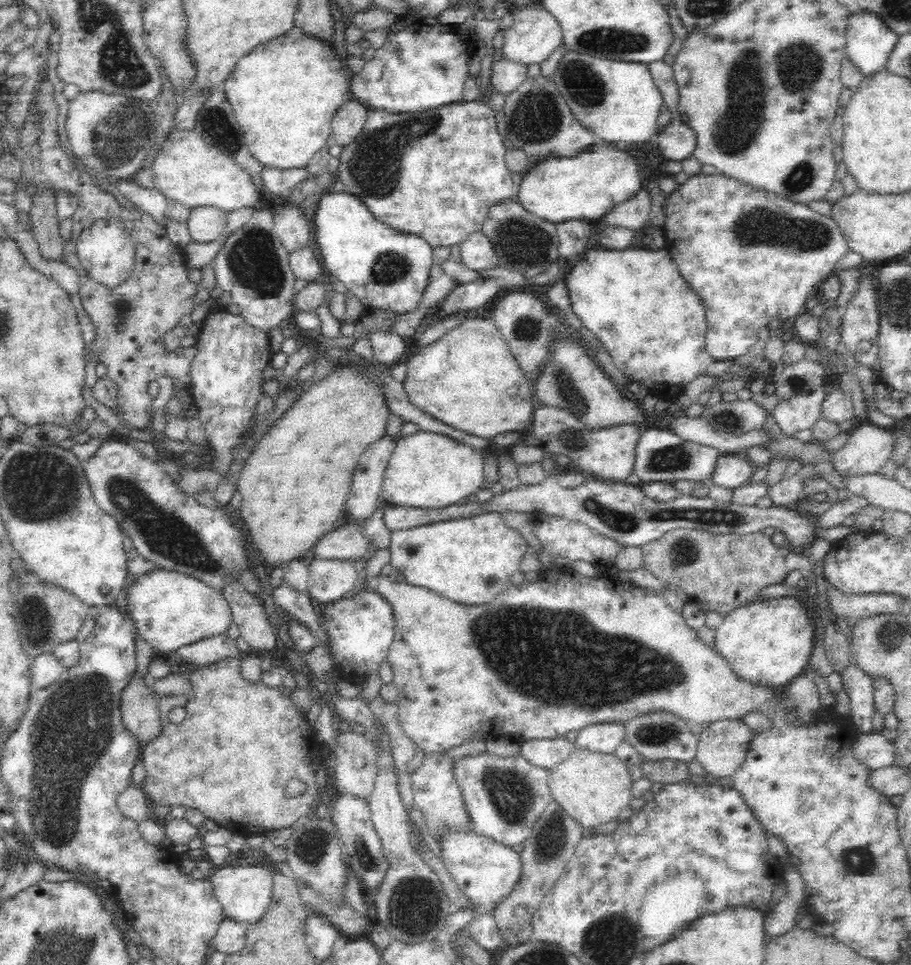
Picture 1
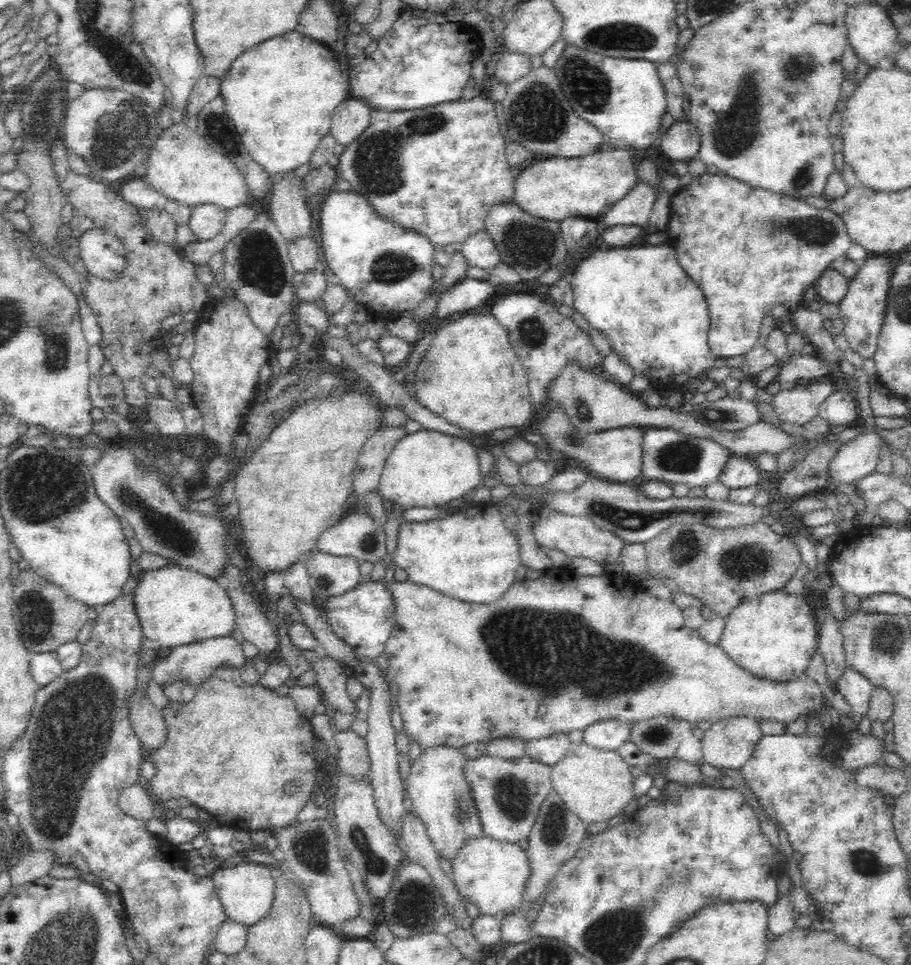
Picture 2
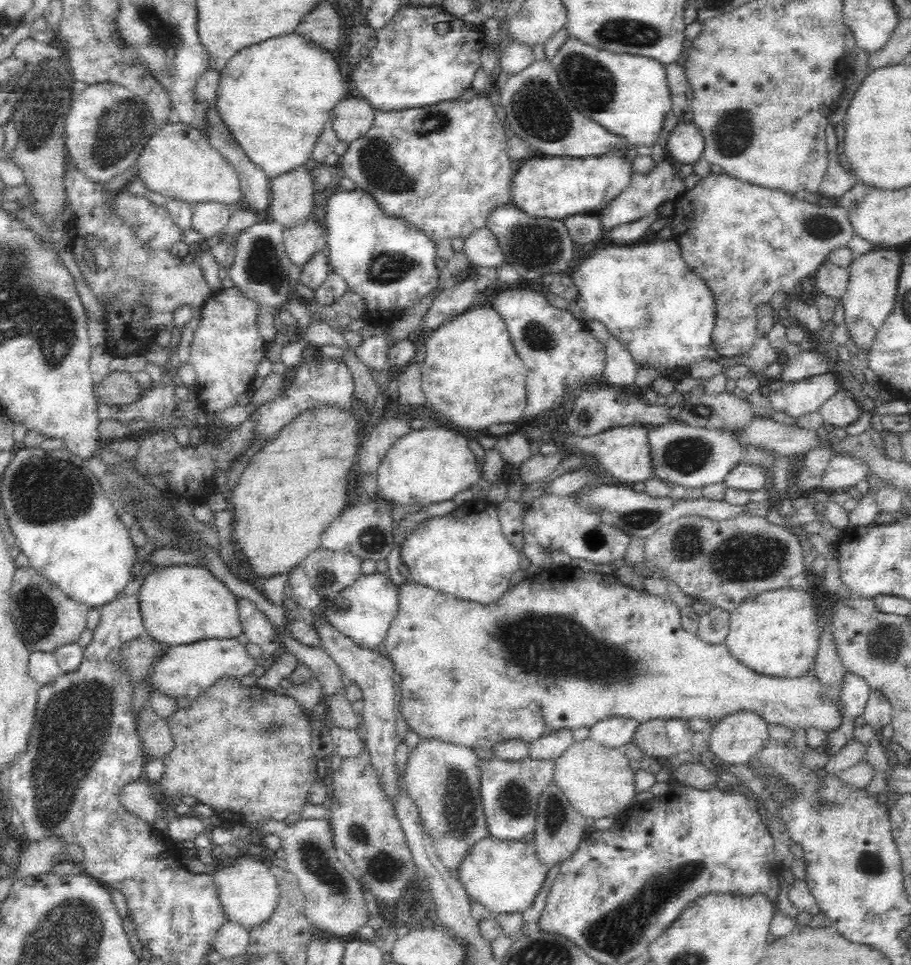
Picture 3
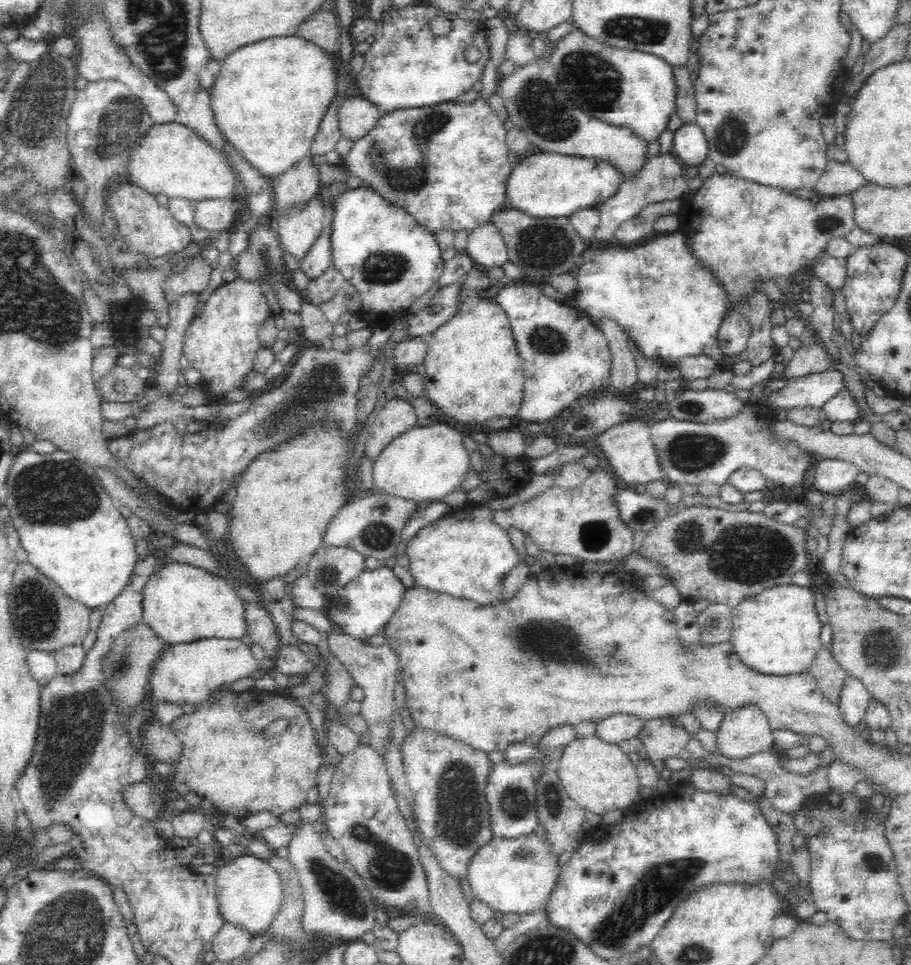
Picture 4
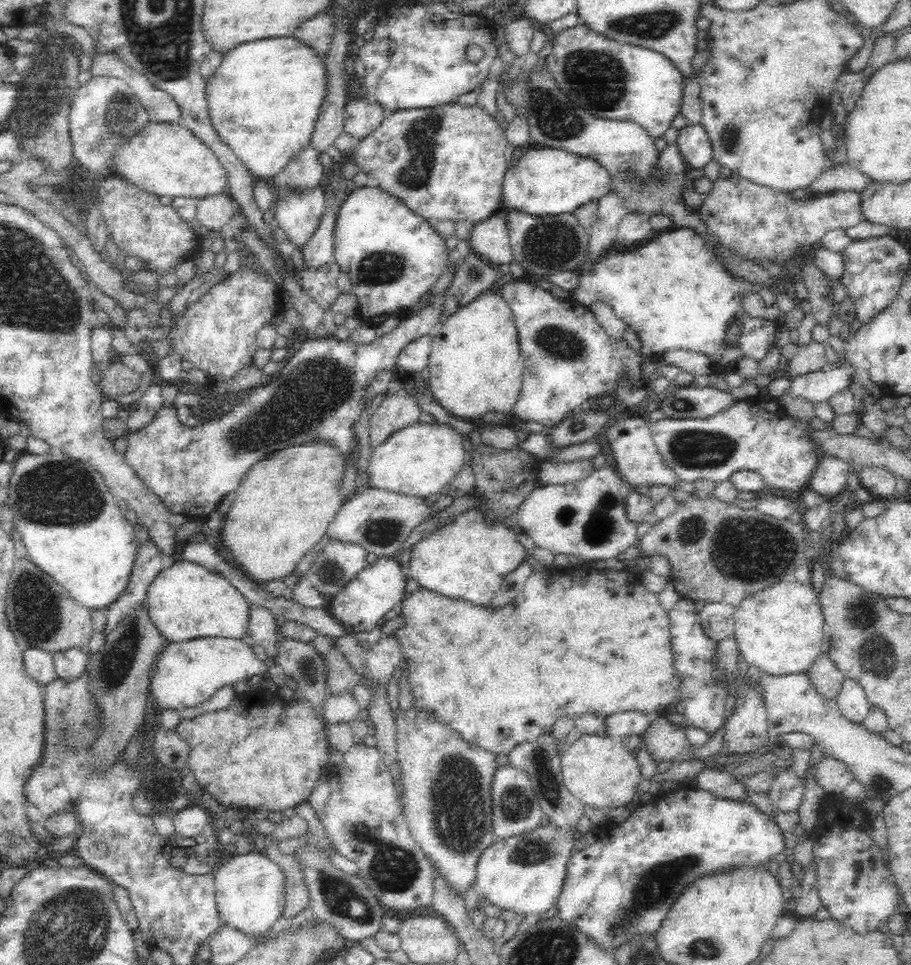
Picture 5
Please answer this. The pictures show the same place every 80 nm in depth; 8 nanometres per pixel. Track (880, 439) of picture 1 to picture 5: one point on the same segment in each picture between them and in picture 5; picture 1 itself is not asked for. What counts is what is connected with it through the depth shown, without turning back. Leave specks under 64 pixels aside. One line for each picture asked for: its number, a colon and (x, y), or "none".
2: (858, 458)
3: (841, 472)
4: (832, 476)
5: (830, 477)

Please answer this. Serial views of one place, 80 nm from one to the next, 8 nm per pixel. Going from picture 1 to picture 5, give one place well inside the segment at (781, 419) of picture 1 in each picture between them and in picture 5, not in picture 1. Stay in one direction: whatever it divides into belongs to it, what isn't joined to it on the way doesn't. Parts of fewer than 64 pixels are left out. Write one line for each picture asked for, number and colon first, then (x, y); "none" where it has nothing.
2: (797, 405)
3: (805, 395)
4: (815, 389)
5: (818, 386)

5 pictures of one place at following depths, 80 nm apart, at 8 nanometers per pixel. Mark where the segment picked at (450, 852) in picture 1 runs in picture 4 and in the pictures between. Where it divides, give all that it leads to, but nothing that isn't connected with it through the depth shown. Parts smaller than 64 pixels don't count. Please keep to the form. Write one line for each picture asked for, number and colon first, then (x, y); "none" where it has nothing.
2: (494, 875)
3: (505, 876)
4: (518, 875)

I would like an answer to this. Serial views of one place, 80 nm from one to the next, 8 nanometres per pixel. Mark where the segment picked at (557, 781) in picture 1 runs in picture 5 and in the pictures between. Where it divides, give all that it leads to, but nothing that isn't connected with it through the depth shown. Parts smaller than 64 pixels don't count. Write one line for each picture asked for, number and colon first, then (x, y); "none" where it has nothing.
2: (596, 784)
3: (598, 780)
4: (598, 775)
5: (600, 771)

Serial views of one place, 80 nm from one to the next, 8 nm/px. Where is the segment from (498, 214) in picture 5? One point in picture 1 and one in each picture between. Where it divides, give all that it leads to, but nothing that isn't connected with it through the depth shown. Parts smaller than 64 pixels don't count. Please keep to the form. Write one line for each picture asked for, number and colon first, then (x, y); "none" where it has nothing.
1: (477, 252)
2: (479, 248)
3: (482, 248)
4: (485, 246)

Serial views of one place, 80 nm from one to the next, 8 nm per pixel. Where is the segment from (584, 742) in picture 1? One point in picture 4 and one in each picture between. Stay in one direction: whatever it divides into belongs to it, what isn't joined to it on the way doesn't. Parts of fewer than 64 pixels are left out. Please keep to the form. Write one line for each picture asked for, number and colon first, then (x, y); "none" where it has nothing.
2: (610, 734)
3: (616, 731)
4: (623, 729)

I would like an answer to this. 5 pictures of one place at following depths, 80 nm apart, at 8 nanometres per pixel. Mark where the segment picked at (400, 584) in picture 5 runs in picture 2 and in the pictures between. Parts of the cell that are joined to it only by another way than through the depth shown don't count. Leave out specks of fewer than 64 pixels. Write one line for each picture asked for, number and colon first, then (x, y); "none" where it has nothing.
2: (364, 615)
3: (363, 611)
4: (360, 608)

